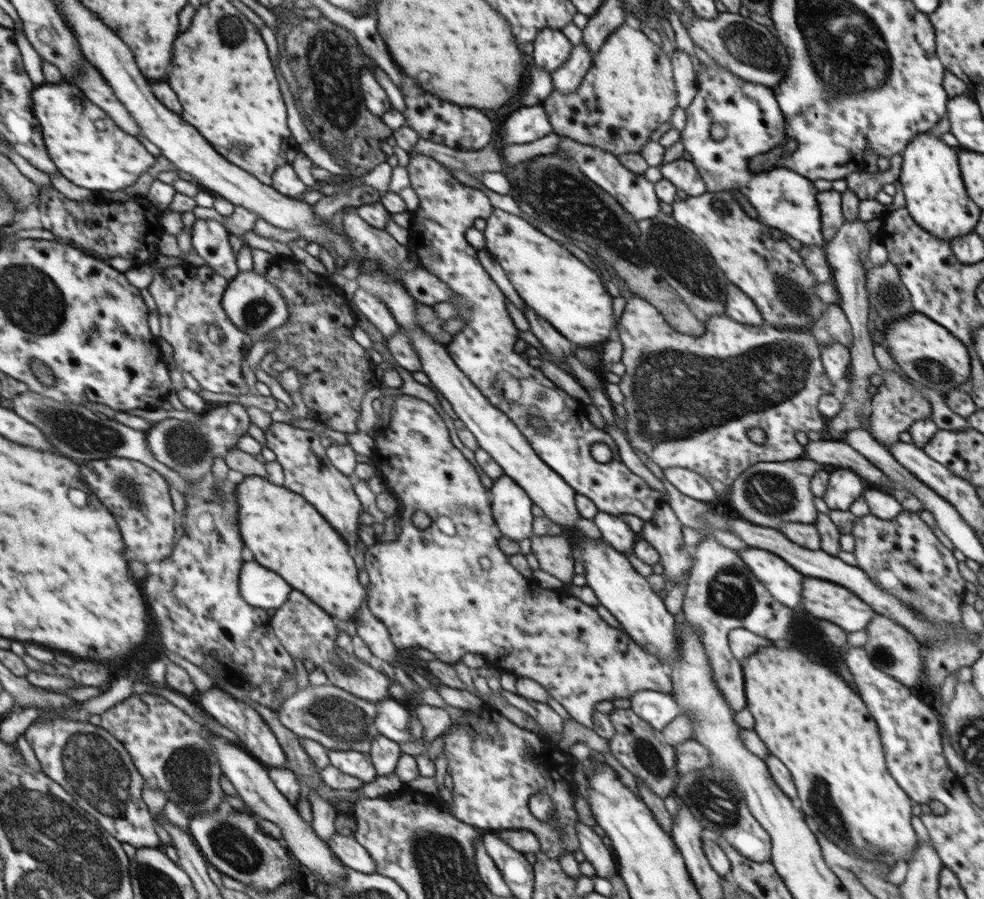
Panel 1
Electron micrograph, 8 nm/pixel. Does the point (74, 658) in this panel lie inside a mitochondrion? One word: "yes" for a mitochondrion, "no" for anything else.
no

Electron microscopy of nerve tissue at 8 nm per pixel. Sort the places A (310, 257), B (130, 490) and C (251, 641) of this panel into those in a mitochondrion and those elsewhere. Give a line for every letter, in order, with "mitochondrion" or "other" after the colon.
A: other
B: mitochondrion
C: other

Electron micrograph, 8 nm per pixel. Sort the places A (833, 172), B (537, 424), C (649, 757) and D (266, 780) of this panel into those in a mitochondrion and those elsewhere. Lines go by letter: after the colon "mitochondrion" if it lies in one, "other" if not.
A: other
B: mitochondrion
C: mitochondrion
D: other

